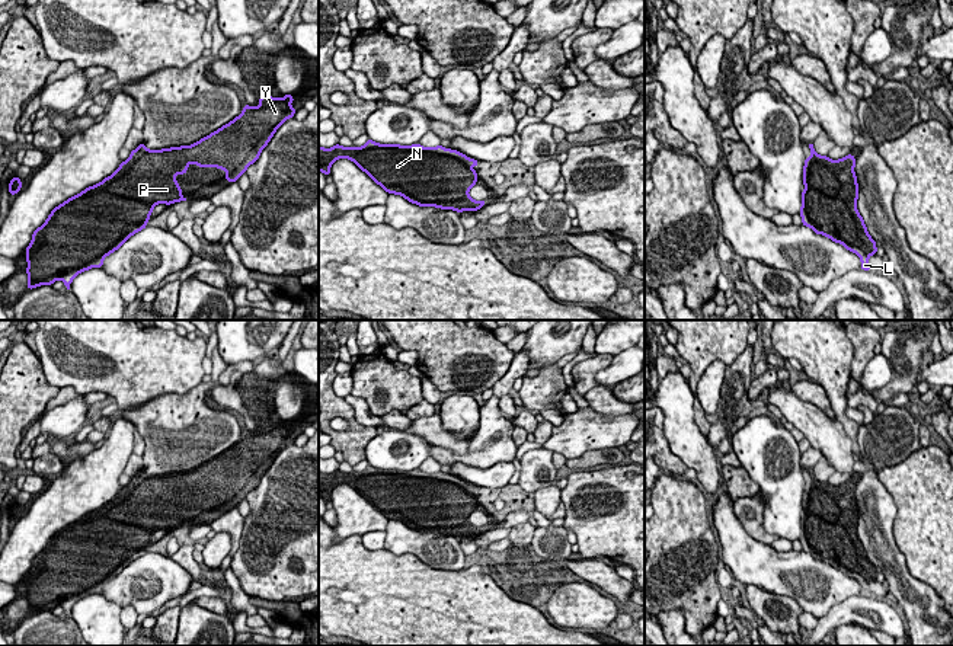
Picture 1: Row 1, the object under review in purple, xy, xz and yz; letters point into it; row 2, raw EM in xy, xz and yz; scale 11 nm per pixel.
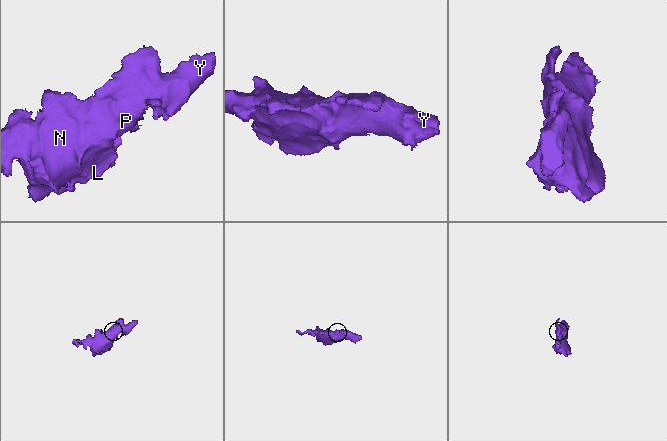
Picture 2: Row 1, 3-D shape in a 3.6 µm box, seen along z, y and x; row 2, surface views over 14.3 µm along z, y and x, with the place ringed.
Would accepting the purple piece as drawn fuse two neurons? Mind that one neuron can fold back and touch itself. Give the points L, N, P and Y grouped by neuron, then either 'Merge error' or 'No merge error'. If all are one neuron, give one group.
Groups: L N P Y. No merge error

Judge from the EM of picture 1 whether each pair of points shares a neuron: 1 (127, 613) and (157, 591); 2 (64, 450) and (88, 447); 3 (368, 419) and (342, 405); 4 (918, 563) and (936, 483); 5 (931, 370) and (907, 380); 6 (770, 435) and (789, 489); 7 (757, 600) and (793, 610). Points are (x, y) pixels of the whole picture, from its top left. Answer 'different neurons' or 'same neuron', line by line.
1: different neurons
2: same neuron
3: different neurons
4: same neuron
5: different neurons
6: same neuron
7: same neuron

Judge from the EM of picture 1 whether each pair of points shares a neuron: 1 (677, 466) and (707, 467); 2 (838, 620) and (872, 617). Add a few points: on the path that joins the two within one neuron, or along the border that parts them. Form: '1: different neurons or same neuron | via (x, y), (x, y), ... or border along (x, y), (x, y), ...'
1: different neurons | border along (665, 438), (670, 450), (687, 467)
2: same neuron | via (847, 620), (863, 617)

